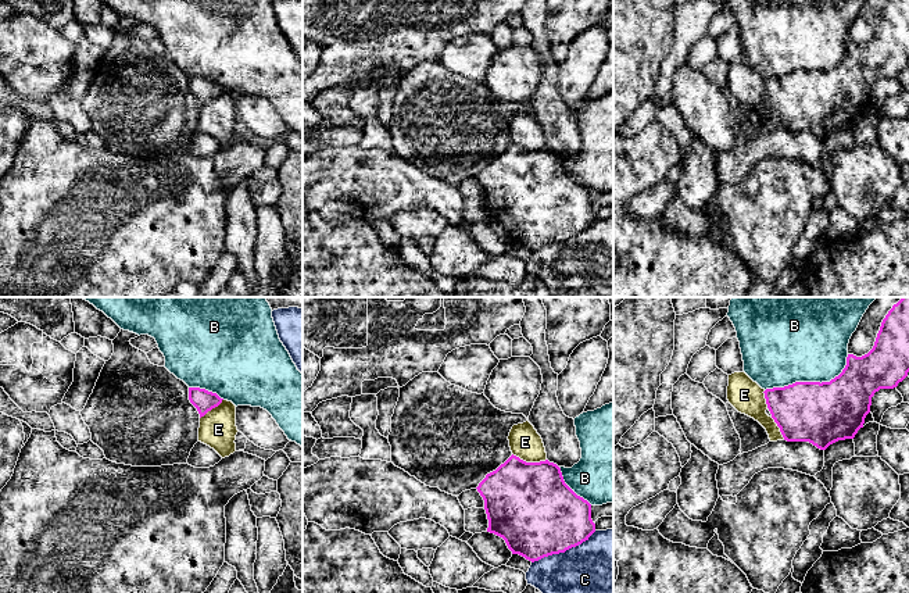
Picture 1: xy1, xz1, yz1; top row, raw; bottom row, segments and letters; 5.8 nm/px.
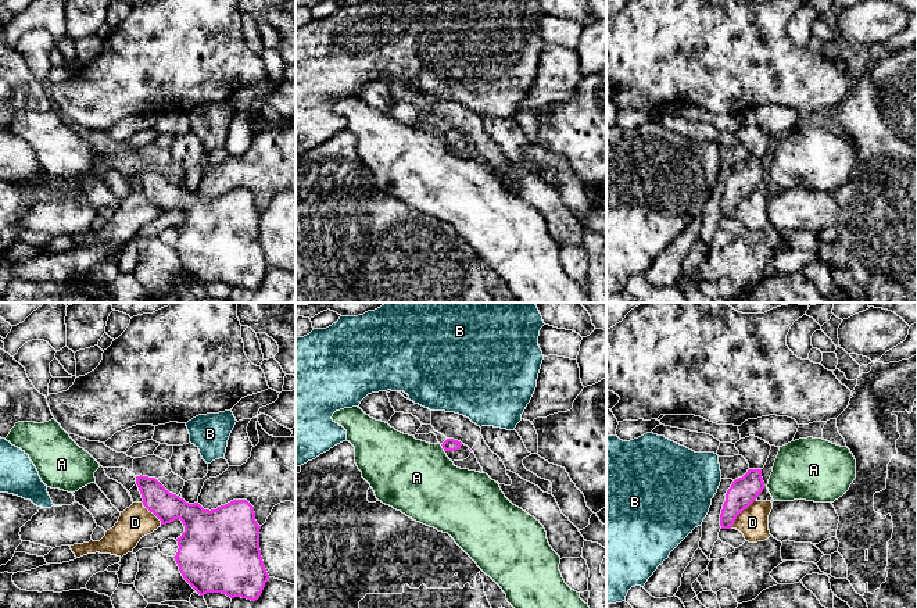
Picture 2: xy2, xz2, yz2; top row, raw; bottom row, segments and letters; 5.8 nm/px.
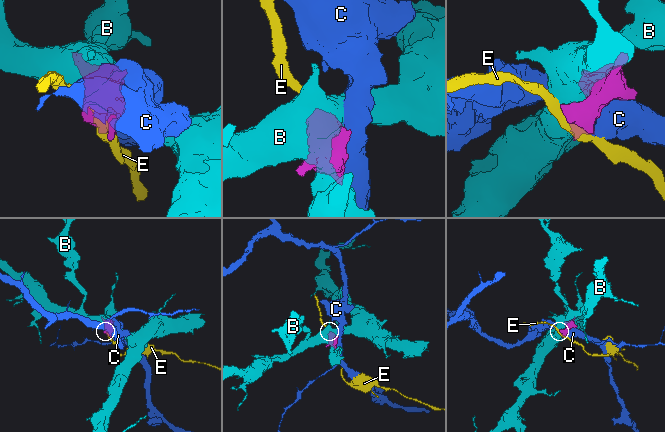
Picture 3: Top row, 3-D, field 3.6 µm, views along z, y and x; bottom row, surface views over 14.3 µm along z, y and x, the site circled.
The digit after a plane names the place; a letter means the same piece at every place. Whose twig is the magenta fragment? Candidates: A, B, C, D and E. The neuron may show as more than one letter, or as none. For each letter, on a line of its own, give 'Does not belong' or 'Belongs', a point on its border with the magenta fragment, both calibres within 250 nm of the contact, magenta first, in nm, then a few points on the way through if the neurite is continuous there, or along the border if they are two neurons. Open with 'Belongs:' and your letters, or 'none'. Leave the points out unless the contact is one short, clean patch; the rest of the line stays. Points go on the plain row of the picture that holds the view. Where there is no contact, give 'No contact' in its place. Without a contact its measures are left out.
Belongs: none
A: Does not belong. Touches magenta at xz2 (443, 136). Thickness 80 nm (magenta) against 420 nm. Boundary: xz2 (440, 133), (444, 140)
B: Does not belong. Touches magenta at yz1 (811, 71). Thickness 360 nm (magenta) against 420 nm
C: Does not belong. Touches magenta at xz1 (564, 240). Thickness 480 nm (magenta) against 500 nm
D: Does not belong. Touches magenta at yz2 (741, 200). Thickness 160 nm (magenta) against 180 nm. Boundary: yz2 (756, 189), (737, 206), (730, 217)
E: Does not belong. Touches magenta at xz1 (529, 152). Thickness 480 nm (magenta) against 180 nm

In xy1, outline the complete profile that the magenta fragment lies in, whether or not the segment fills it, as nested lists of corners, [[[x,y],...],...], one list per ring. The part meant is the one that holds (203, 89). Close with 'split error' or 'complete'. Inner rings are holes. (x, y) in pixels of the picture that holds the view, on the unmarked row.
[[[189,76],[189,89],[197,97],[200,107],[208,100],[218,96],[223,87],[216,82],[200,76]]]; complete

